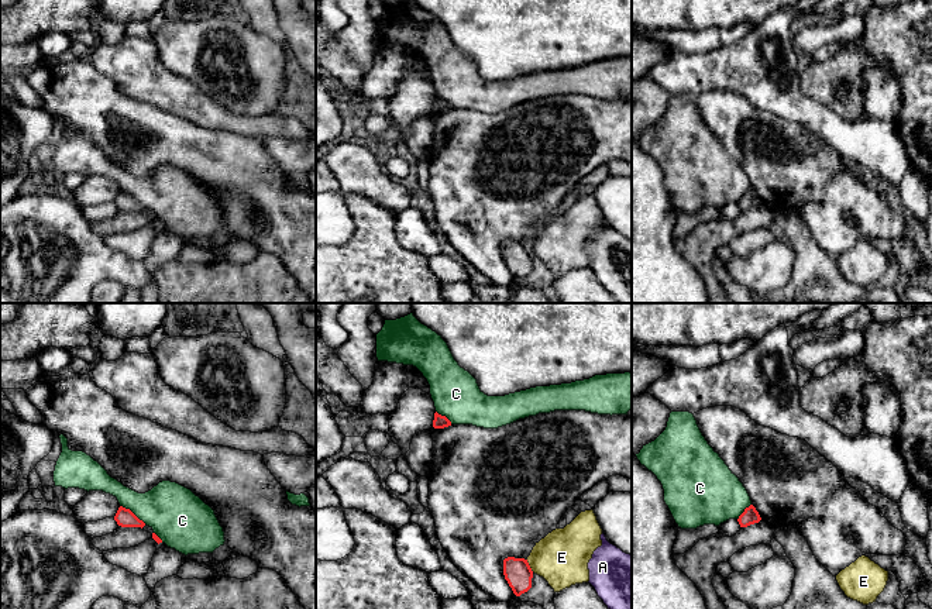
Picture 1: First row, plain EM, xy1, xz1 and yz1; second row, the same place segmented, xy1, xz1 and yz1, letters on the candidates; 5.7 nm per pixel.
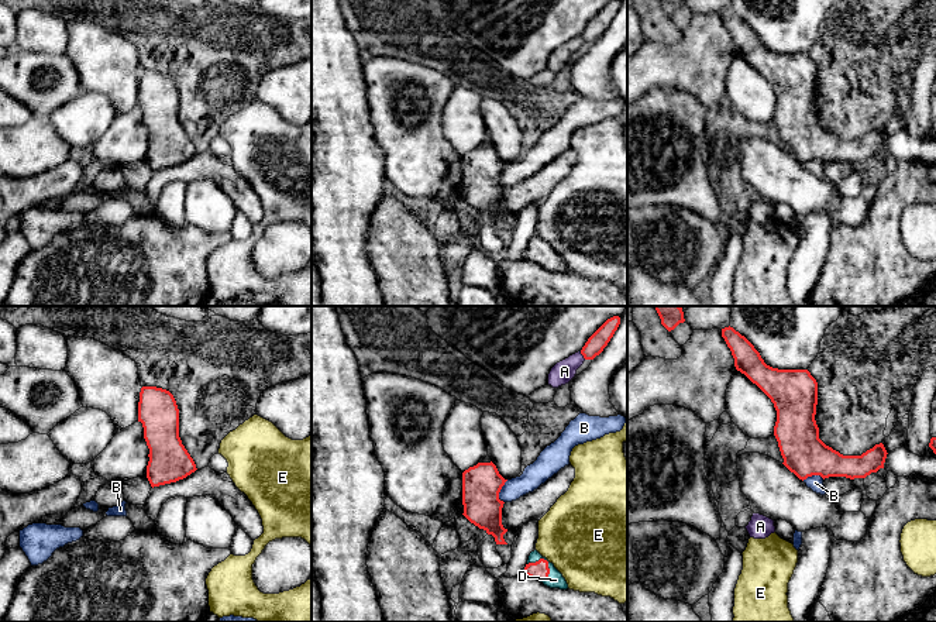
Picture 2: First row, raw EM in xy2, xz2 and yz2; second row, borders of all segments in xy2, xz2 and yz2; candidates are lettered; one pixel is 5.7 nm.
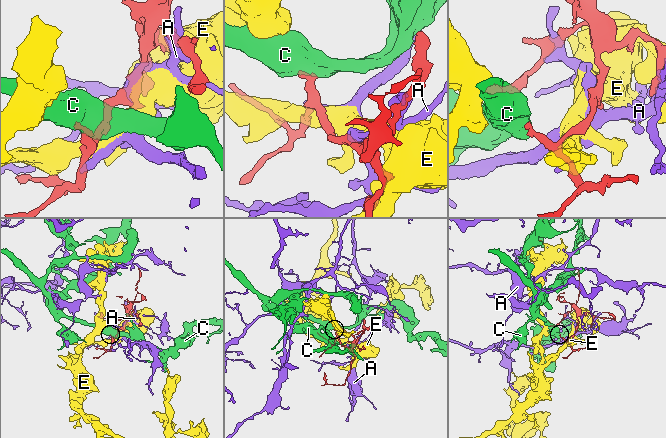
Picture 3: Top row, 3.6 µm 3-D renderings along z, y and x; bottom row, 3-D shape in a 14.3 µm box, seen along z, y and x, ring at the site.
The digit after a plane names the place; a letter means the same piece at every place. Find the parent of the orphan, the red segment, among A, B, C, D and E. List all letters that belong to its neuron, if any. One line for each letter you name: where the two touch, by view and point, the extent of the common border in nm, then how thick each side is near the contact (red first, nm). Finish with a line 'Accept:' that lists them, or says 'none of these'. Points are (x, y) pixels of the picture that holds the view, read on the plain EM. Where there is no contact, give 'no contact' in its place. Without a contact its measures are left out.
D: contact xz2 (546, 244); length 150 nm; calibres 110 and 90 nm
Accept: D

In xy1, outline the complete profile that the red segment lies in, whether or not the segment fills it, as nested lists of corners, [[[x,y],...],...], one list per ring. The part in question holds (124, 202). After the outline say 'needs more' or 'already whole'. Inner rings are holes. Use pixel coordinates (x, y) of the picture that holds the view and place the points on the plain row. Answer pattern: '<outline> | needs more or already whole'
[[[123,190],[118,192],[114,204],[121,211],[144,211],[145,207],[140,204],[130,193],[125,193]]] | already whole

